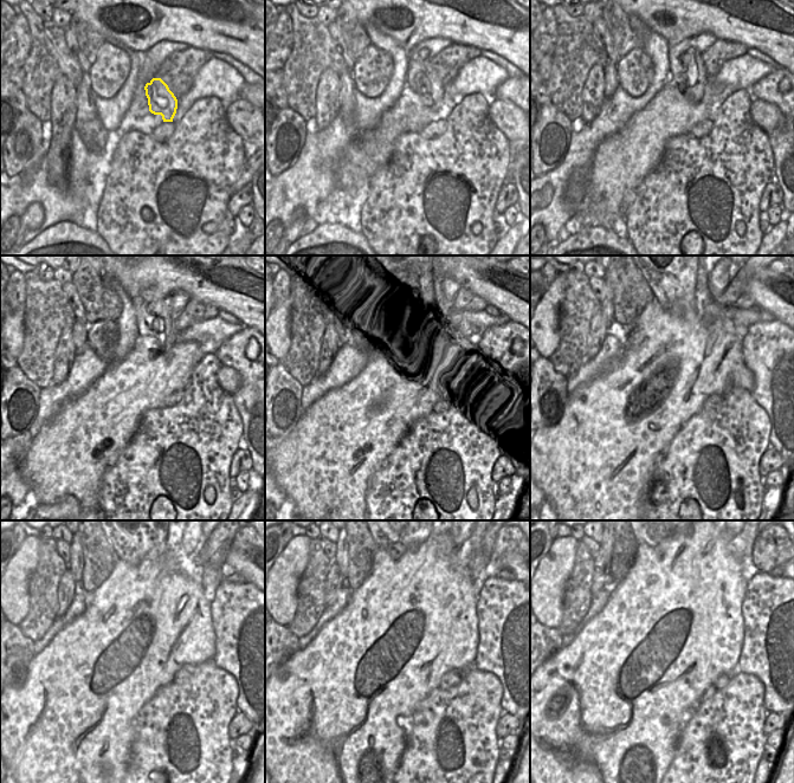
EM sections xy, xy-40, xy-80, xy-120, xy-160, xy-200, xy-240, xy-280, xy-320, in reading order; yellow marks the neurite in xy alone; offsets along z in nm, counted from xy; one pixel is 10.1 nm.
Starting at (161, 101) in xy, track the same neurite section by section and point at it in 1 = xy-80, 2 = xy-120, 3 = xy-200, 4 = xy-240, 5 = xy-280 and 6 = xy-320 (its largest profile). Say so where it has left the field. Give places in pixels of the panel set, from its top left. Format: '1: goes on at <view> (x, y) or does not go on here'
1: goes on at xy-80 (686, 68)
2: goes on at xy-120 (154, 318)
3: goes on at xy-200 (672, 279)
4: goes on at xy-240 (131, 544)
5: goes on at xy-280 (395, 544)
6: goes on at xy-320 (651, 544)

